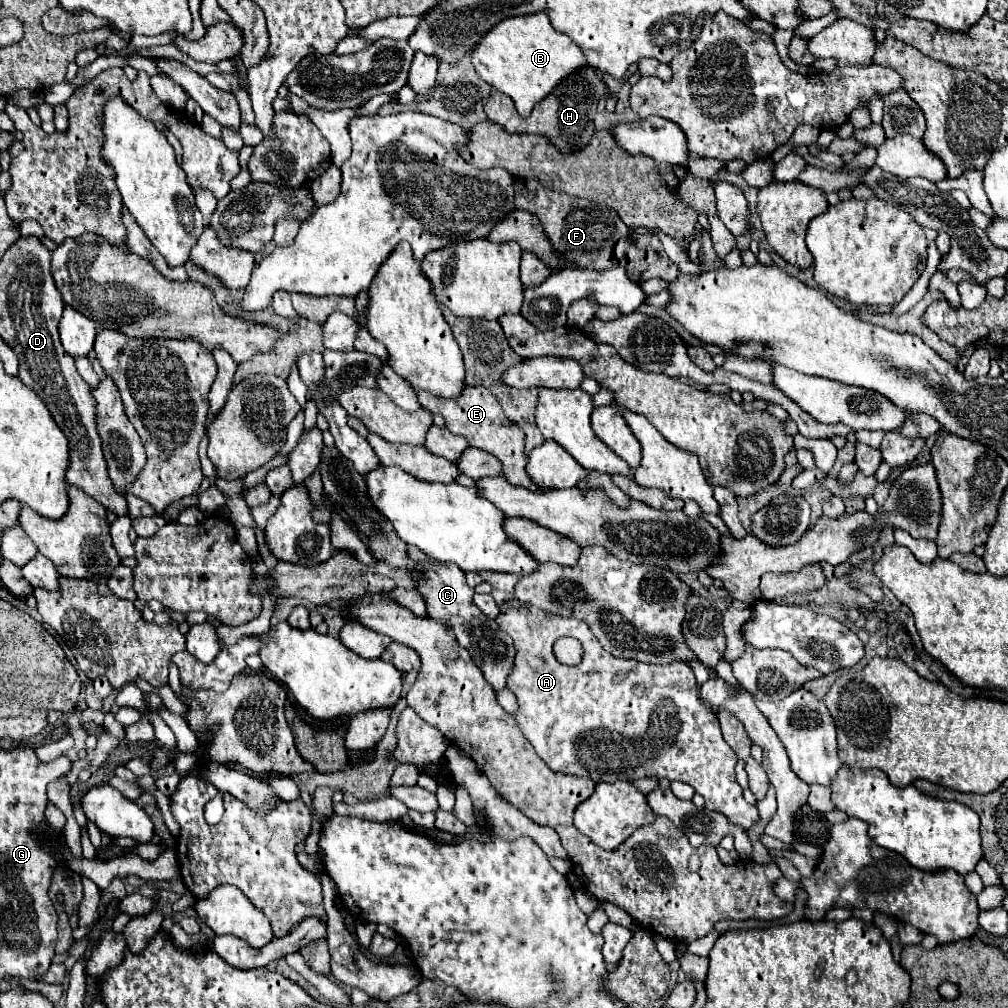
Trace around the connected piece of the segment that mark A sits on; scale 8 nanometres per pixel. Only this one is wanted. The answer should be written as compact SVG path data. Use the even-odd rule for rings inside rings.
M534 605L508 609L506 613L500 613L496 617L496 623L514 639L516 645L514 669L506 679L506 687L518 699L514 719L536 753L552 771L576 777L596 775L598 781L594 783L614 783L616 779L636 781L642 777L666 777L670 781L684 781L706 799L706 809L724 813L732 823L744 829L750 829L750 825L758 821L758 809L746 803L742 787L736 781L734 767L738 763L738 757L724 741L716 713L698 699L694 671L688 663L648 665L634 659L612 657L600 647L598 639L592 635L584 621L558 617L556 613L546 613L544 609L538 609ZM558 637L576 637L584 645L584 661L578 667L568 667L556 661L552 645ZM590 761L600 763L596 771L590 771Z

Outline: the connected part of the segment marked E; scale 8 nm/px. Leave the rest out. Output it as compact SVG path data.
M466 387L466 391L456 401L436 397L436 395L428 393L428 391L418 391L418 399L420 399L420 403L422 403L424 409L440 413L446 419L446 427L450 429L450 433L462 435L462 437L470 439L472 447L482 449L482 451L494 455L502 463L502 473L504 473L504 477L512 485L522 485L522 487L532 489L536 493L554 491L554 489L542 489L542 487L534 485L534 481L528 479L528 473L526 473L526 455L524 455L526 435L522 433L522 429L518 429L518 425L514 425L502 413L502 407L498 405L496 397L488 389L484 389L484 387Z

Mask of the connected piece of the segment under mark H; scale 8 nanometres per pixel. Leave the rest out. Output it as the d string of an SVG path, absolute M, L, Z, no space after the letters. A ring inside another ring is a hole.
M586 65L578 71L574 71L572 75L568 75L562 83L558 83L558 87L546 97L542 99L532 115L528 119L522 119L520 113L514 109L514 103L510 101L510 97L506 97L504 93L492 91L484 111L488 115L488 119L492 123L502 125L506 131L510 133L536 133L536 135L548 135L550 141L564 153L568 151L580 151L586 147L586 143L590 141L592 133L594 133L594 115L596 115L596 107L602 95L608 93L608 87L602 81L602 75L598 69Z

